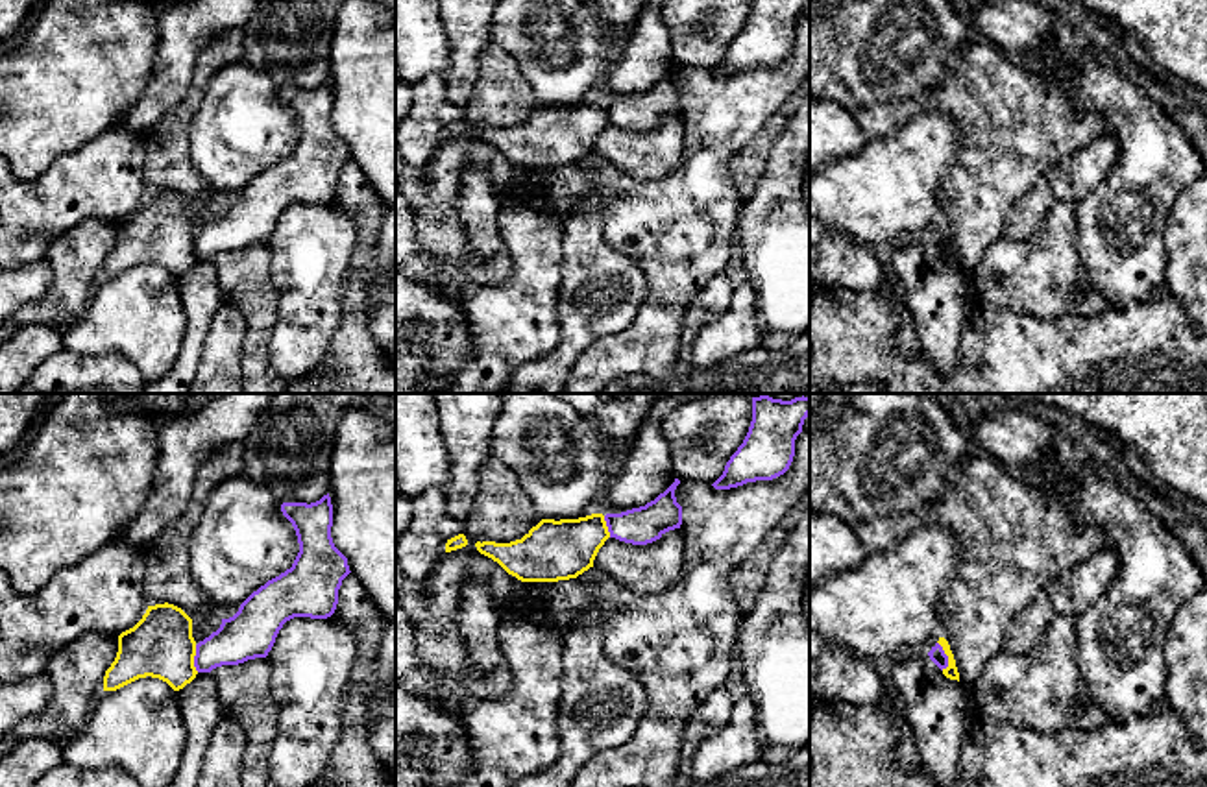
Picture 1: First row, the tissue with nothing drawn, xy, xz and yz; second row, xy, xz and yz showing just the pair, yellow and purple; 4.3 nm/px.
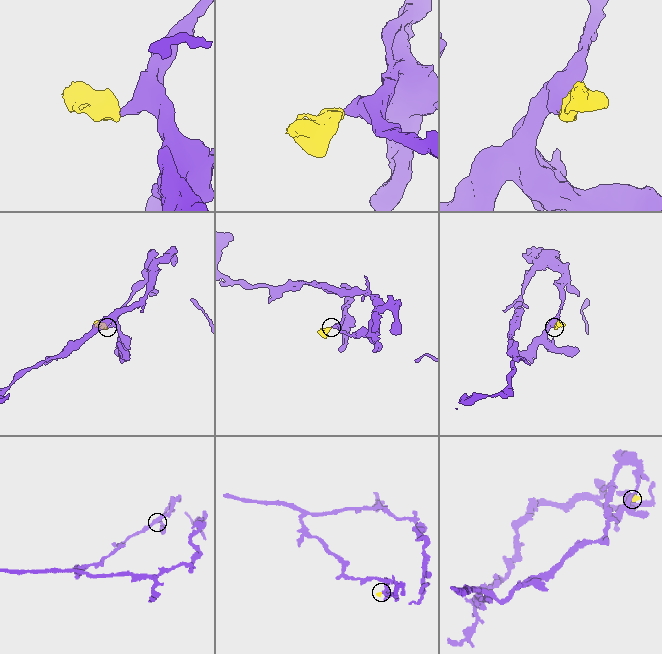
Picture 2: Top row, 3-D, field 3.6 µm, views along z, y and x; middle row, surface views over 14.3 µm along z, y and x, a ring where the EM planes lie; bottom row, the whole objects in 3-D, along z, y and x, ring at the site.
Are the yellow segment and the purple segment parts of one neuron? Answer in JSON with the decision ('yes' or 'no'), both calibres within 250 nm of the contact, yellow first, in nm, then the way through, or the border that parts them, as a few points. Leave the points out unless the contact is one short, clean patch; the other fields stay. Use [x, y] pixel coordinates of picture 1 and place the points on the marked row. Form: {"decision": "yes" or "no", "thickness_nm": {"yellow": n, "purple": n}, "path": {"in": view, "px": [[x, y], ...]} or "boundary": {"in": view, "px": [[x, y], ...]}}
{"decision": "no", "thickness_nm": {"yellow": 60, "purple": 70}, "boundary": {"in": "yz", "px": [[938, 641], [947, 656], [945, 669]]}}

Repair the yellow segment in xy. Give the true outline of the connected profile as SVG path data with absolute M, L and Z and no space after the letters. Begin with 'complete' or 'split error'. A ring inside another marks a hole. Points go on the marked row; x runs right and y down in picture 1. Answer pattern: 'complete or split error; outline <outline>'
complete; outline M168 602L148 606L142 619L118 636L118 652L105 671L104 691L116 691L146 676L179 691L198 674L194 656L192 619Z

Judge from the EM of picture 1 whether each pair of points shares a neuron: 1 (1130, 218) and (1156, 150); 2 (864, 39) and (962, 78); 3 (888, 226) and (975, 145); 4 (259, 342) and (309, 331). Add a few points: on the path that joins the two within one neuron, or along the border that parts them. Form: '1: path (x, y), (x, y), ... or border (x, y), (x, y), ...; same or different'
1: path (1135, 202), (1154, 167); same
2: border (971, 37), (934, 87), (908, 96); different
3: border (960, 133), (956, 159), (941, 178), (943, 218); different
4: border (278, 298), (268, 344), (276, 374); different

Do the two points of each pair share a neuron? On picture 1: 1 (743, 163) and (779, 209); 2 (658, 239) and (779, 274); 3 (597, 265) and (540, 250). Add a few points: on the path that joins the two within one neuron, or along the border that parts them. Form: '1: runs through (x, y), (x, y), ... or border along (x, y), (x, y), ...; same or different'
1: border along (773, 143), (760, 181), (743, 200); different
2: border along (742, 207), (736, 218), (734, 250); different
3: border along (562, 226), (562, 283), (557, 298); different

